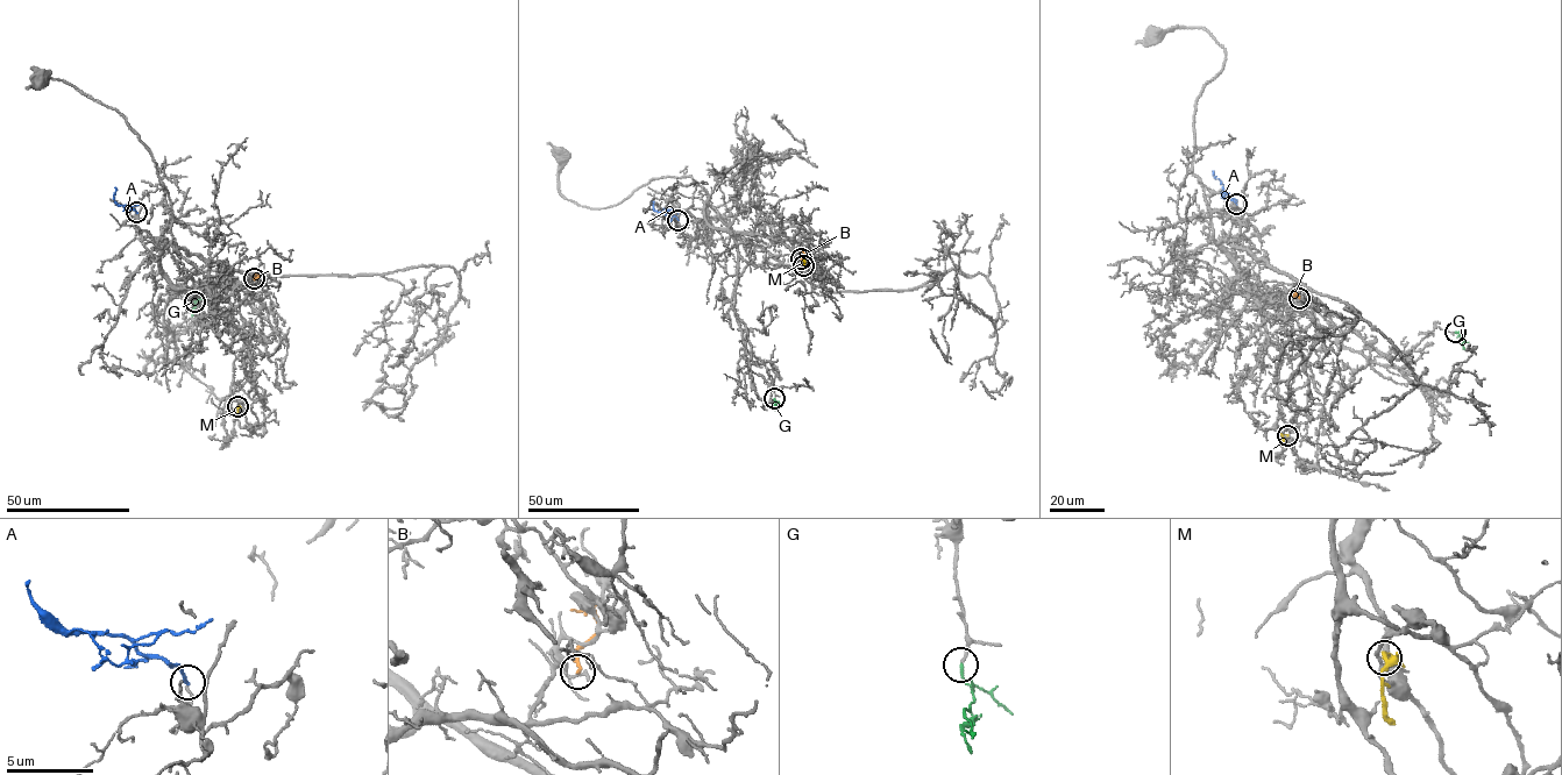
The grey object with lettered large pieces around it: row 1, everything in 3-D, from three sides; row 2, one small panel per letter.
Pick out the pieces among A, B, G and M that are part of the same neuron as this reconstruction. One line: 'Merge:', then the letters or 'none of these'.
Merge: G

